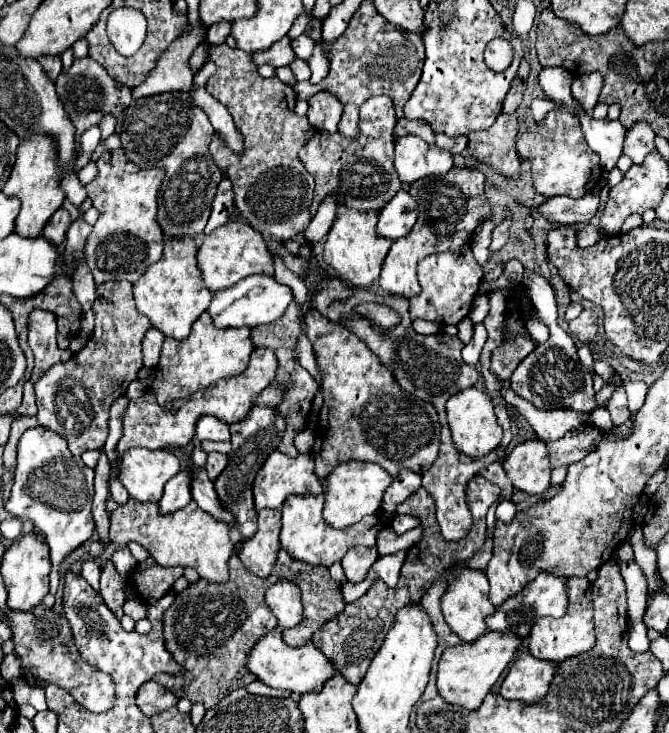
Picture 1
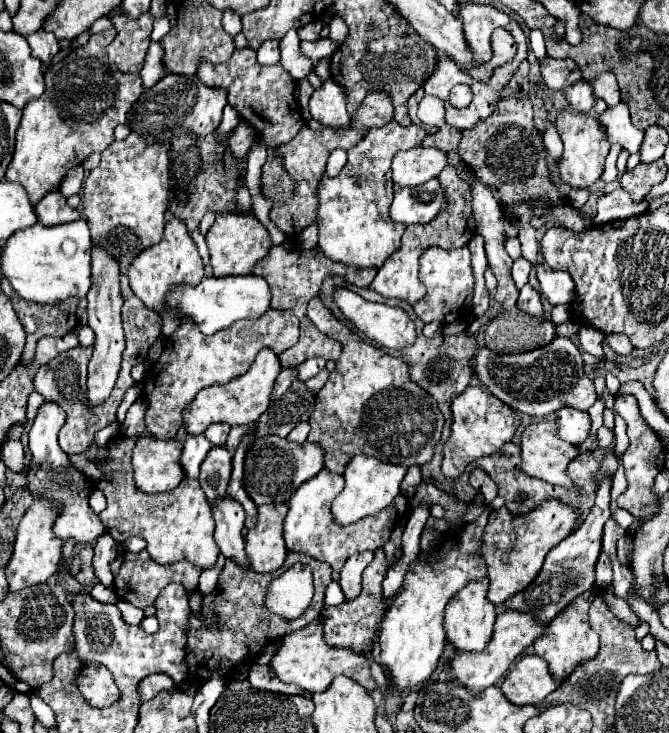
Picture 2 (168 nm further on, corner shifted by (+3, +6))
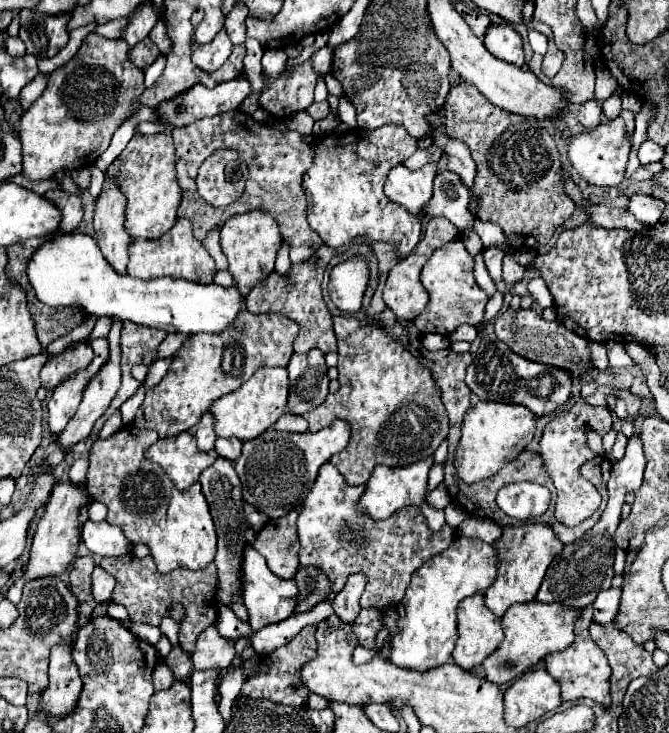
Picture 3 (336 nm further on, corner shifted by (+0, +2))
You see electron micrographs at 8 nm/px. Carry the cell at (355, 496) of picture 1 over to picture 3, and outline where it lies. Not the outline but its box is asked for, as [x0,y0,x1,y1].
[359,456,445,532]

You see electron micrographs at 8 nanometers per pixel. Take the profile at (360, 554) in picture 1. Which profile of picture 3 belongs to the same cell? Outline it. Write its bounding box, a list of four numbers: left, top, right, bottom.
[333,574,367,624]

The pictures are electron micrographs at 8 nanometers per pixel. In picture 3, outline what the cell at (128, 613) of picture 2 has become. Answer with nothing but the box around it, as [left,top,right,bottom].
[131,622,161,646]

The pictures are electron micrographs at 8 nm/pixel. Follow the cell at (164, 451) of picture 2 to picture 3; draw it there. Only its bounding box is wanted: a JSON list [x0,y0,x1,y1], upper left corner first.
[147,432,217,490]

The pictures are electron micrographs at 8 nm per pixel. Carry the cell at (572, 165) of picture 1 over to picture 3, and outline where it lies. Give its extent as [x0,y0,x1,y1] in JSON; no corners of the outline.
[569,118,631,186]

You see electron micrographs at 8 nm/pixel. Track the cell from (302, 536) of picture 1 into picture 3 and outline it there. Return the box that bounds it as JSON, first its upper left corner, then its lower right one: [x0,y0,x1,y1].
[297,462,455,612]

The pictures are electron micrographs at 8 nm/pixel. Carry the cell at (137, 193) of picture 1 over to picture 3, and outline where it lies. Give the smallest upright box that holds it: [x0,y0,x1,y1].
[107,134,181,238]

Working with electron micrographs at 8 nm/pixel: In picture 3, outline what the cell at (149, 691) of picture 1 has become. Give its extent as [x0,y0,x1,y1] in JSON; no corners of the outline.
[153,664,175,690]

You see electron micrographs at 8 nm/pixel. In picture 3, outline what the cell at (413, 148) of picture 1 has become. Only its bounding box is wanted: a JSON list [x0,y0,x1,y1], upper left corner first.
[385,164,437,216]

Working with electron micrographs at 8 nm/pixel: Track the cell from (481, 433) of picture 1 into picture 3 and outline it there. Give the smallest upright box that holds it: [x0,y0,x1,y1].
[455,402,535,484]

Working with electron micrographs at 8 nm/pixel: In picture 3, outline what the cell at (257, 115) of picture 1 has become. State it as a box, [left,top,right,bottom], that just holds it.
[259,60,323,118]

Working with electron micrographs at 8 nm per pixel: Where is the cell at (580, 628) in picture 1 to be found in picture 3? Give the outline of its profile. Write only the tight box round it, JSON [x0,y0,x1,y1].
[545,606,611,706]

